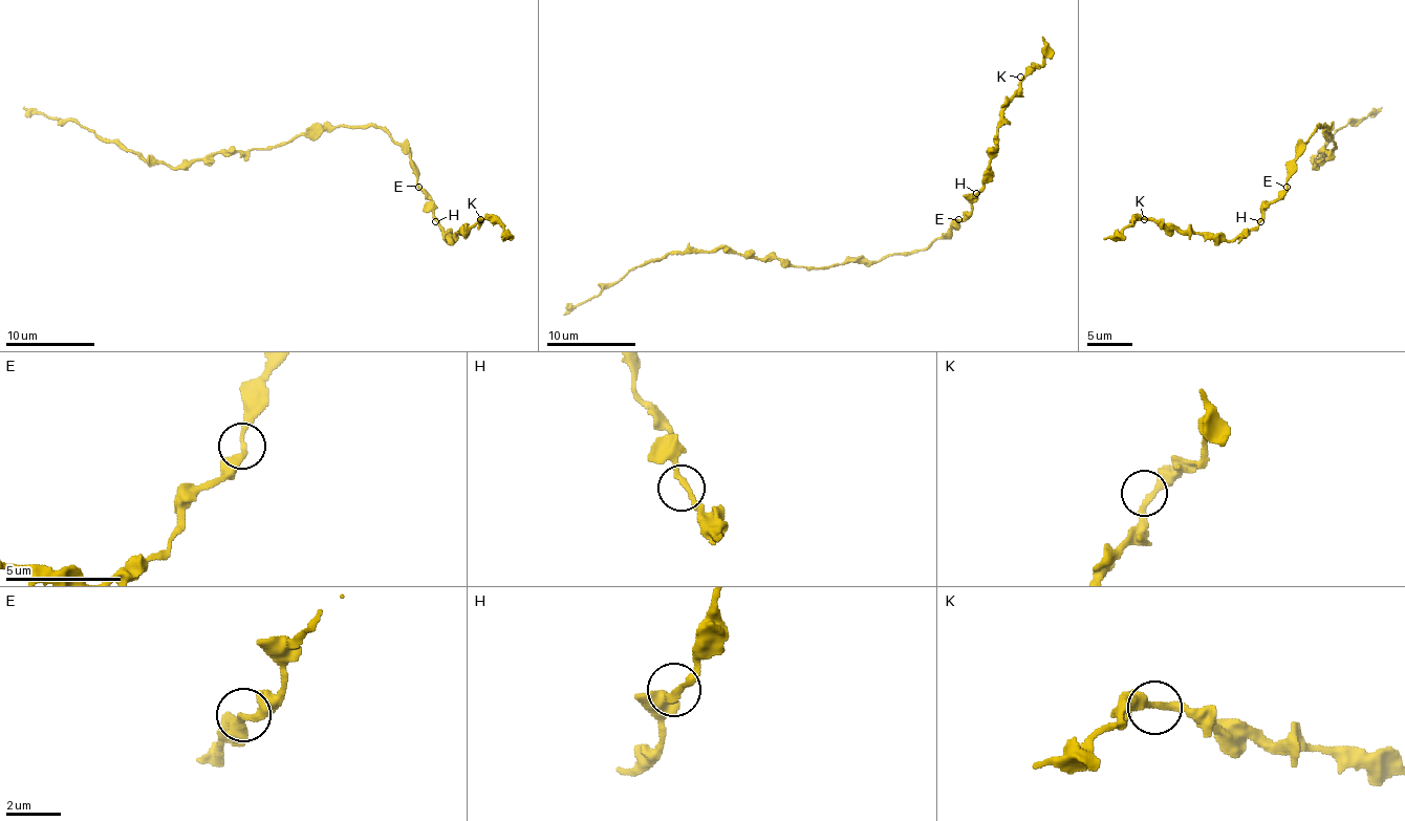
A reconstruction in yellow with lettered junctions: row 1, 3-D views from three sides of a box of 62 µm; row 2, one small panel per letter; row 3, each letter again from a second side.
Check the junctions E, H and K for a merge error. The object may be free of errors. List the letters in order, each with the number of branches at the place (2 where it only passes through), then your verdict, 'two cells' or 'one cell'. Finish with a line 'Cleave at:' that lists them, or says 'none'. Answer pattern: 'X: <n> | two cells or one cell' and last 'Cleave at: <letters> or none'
E: 2 | two cells
H: 2 | one cell
K: 2 | one cell
Cleave at: E

